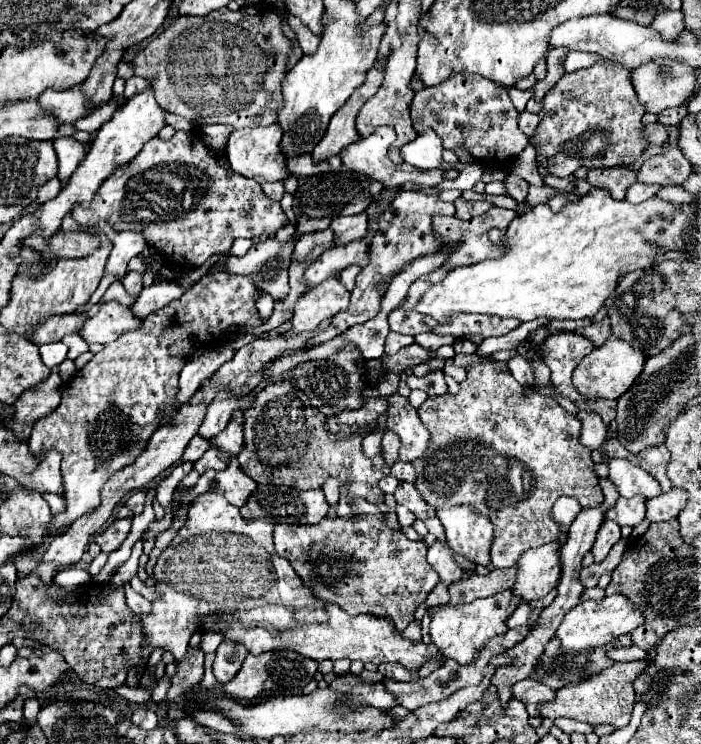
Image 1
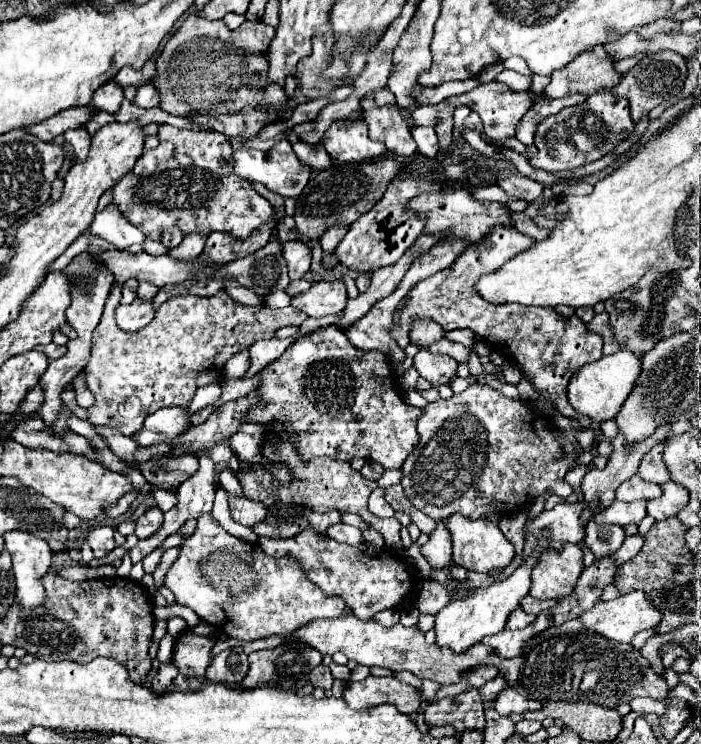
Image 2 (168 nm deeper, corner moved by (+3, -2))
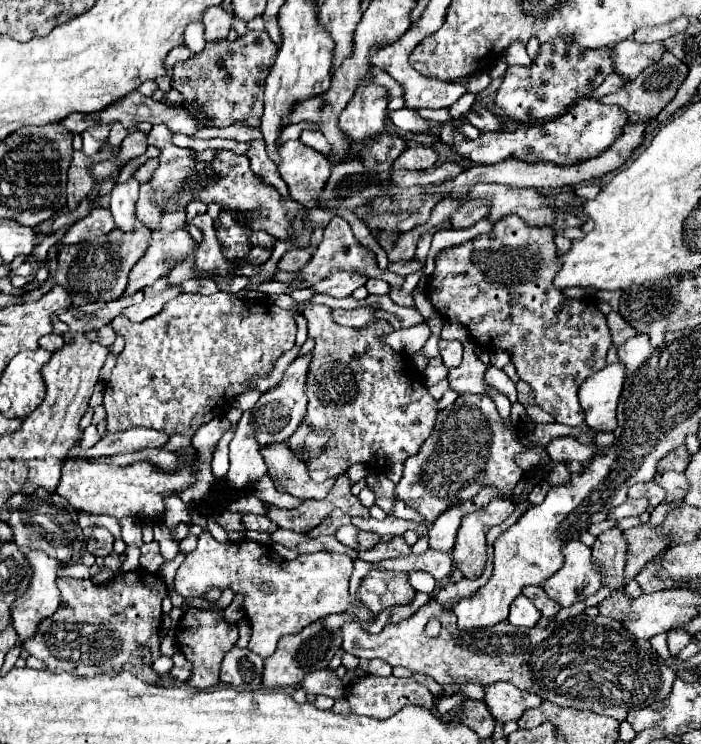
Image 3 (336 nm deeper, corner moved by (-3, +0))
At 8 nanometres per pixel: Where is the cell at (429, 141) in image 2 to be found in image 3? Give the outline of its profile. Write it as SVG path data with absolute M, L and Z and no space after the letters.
M400 109L400 111L390 111L388 113L390 121L398 127L398 129L406 129L410 133L424 133L430 131L430 123L426 119L422 119L418 115L418 111L414 109Z

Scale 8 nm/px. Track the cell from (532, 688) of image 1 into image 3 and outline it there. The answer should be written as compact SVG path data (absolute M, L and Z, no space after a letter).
M492 683L484 687L484 703L500 723L518 721L526 709L538 707L542 699L538 695L526 693L512 683Z

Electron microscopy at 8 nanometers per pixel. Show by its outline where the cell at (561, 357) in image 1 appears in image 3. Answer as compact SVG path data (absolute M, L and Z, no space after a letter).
M502 217L502 221L494 223L490 235L478 235L462 245L442 249L436 255L436 269L426 283L426 297L444 321L464 325L474 343L484 349L508 351L520 379L534 389L536 403L558 423L578 427L584 423L578 389L586 377L606 365L612 335L606 315L600 313L594 303L568 299L560 289L554 289L552 281L554 273L558 273L558 249L554 235L556 229L534 229L520 217Z

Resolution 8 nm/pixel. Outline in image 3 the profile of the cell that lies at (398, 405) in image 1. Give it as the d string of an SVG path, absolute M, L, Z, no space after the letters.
M302 301L298 307L308 319L308 335L314 337L316 347L306 381L308 413L298 431L288 439L288 447L298 455L302 441L312 429L332 431L326 449L306 463L310 477L314 481L326 481L346 473L354 463L384 469L416 455L434 429L438 401L428 389L424 393L426 387L414 387L422 383L410 375L408 367L412 363L378 341L378 335L386 333L386 325L390 323L380 321L378 325L366 325L366 329L346 329L332 321L326 305Z

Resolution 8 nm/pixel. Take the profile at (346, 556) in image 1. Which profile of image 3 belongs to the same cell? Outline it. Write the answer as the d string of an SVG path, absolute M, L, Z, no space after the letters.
M372 569L362 579L356 597L372 613L380 613L384 607L412 603L414 597L416 597L416 591L408 583L406 573L392 573L392 571Z

